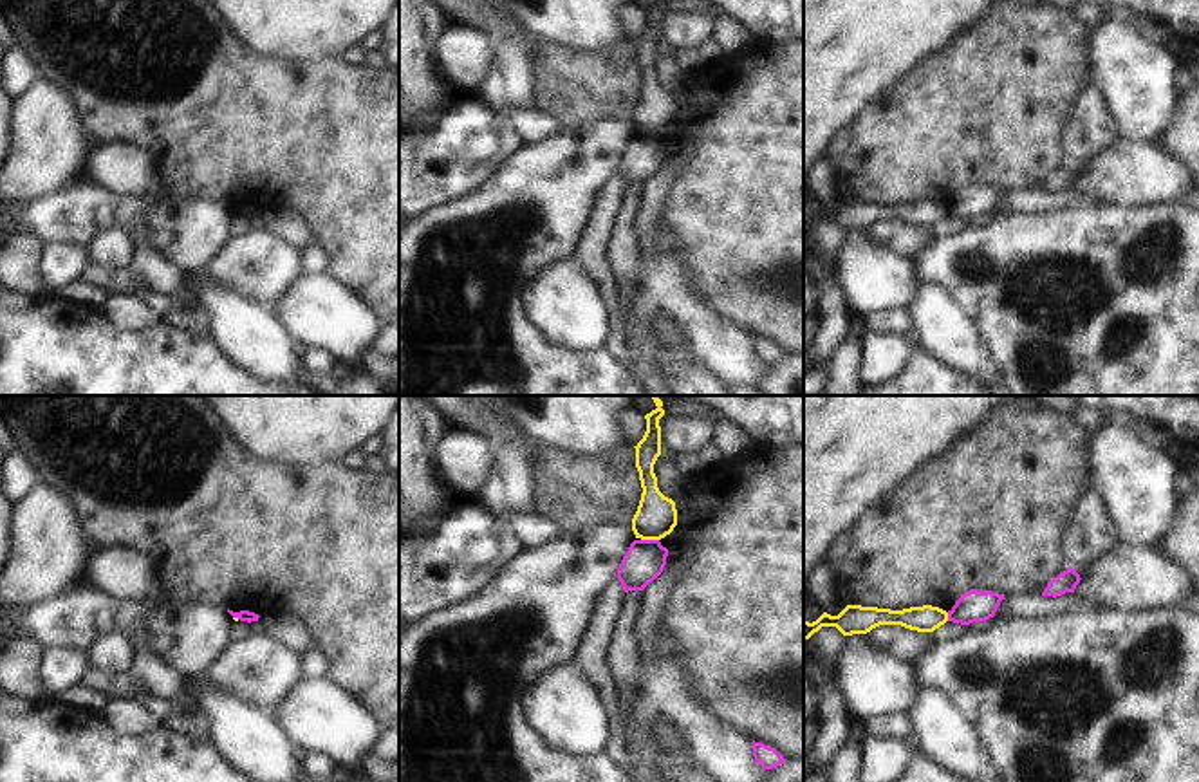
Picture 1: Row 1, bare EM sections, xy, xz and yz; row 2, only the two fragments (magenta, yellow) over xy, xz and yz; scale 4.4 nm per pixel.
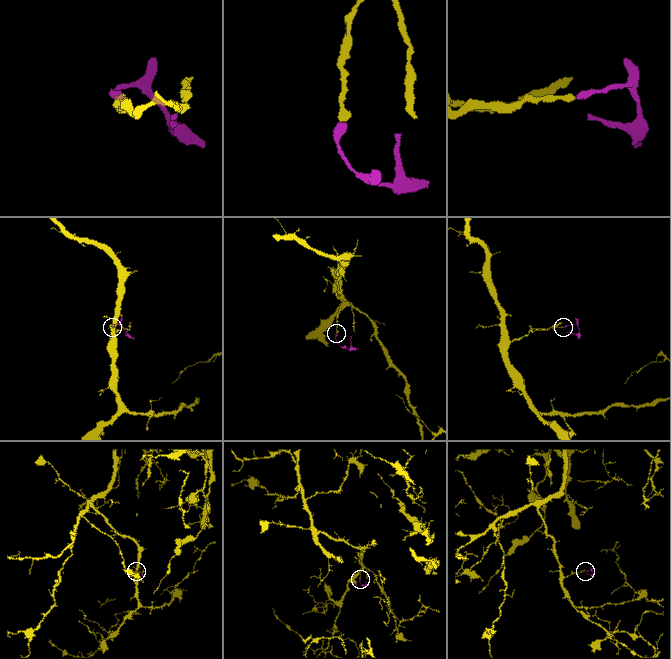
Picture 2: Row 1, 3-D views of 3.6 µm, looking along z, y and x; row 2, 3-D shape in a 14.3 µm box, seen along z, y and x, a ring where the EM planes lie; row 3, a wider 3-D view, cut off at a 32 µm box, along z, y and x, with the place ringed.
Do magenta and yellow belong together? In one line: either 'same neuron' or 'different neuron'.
different neuron

